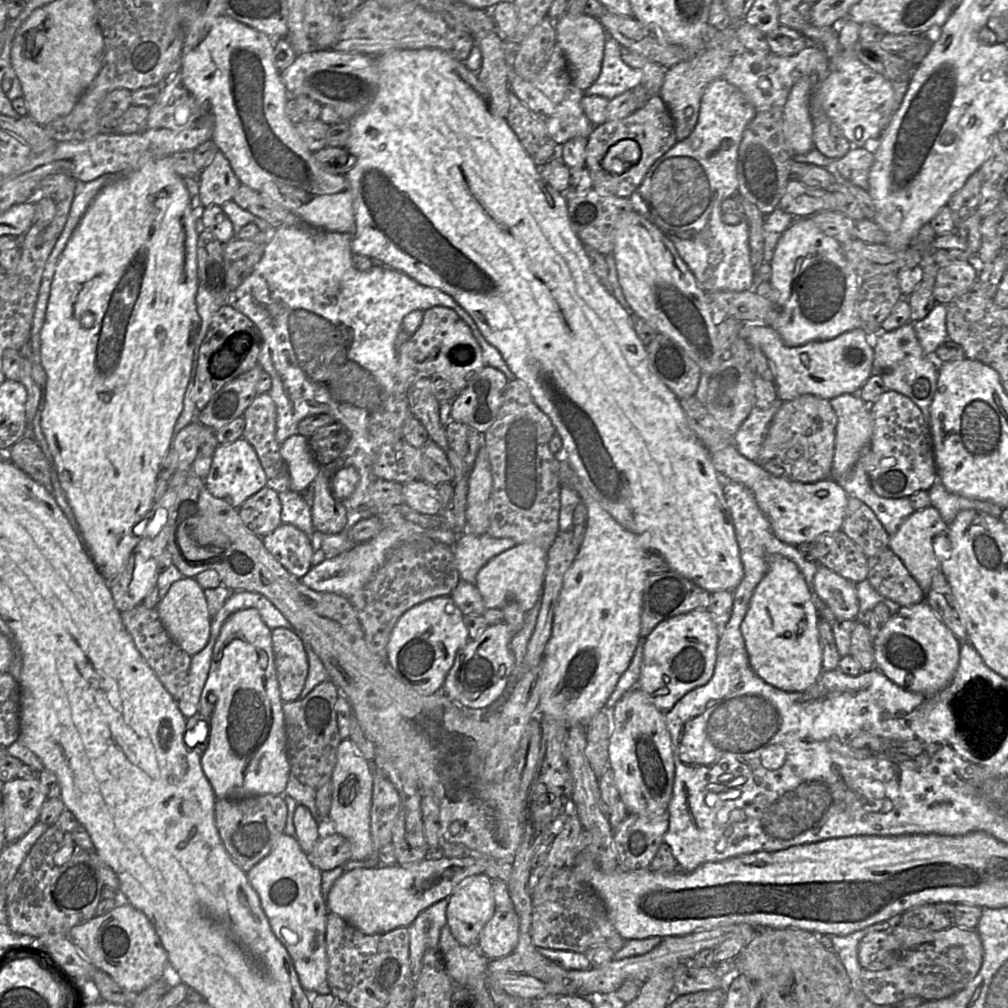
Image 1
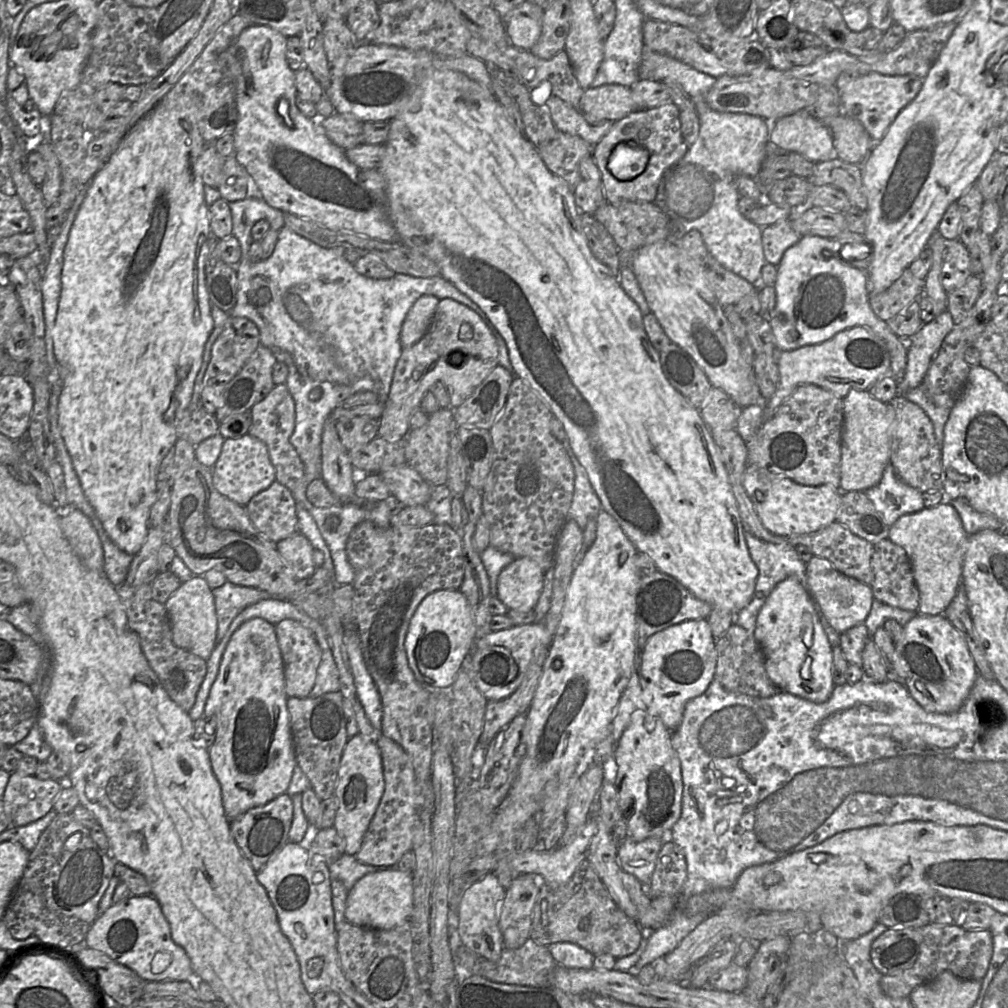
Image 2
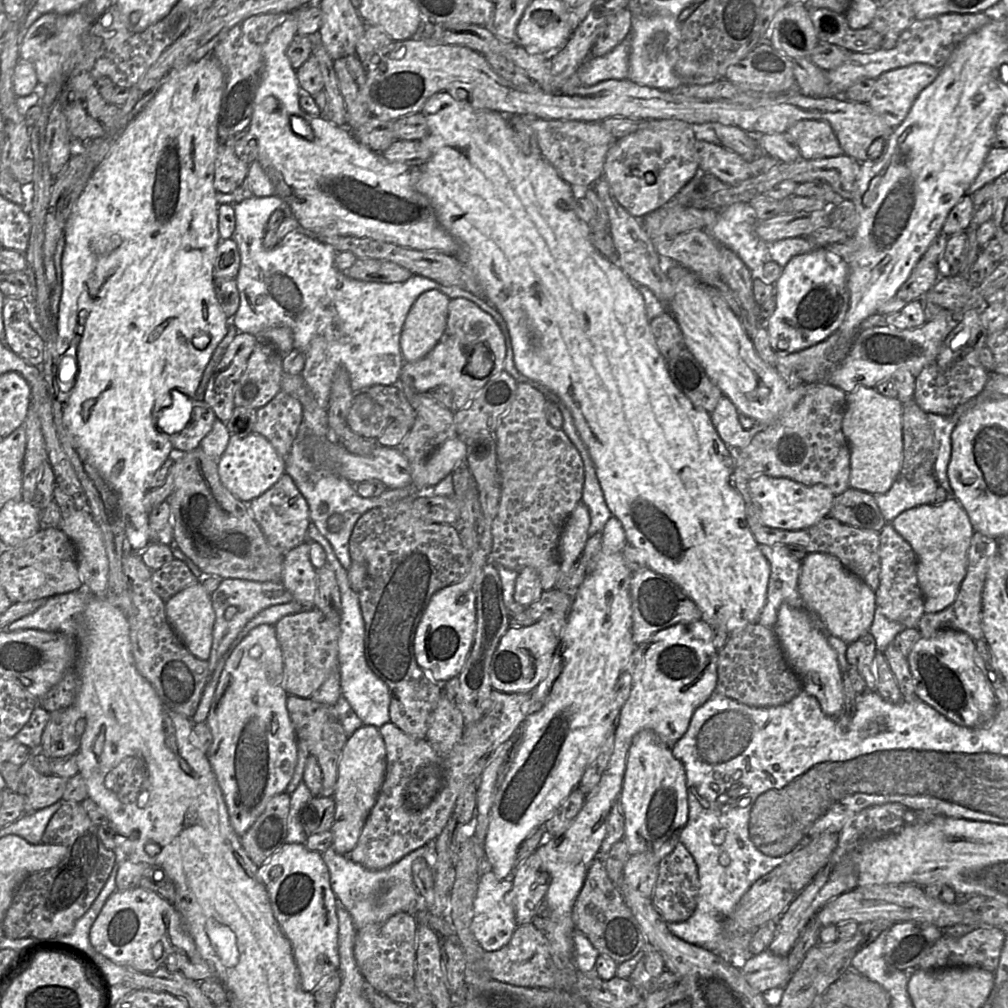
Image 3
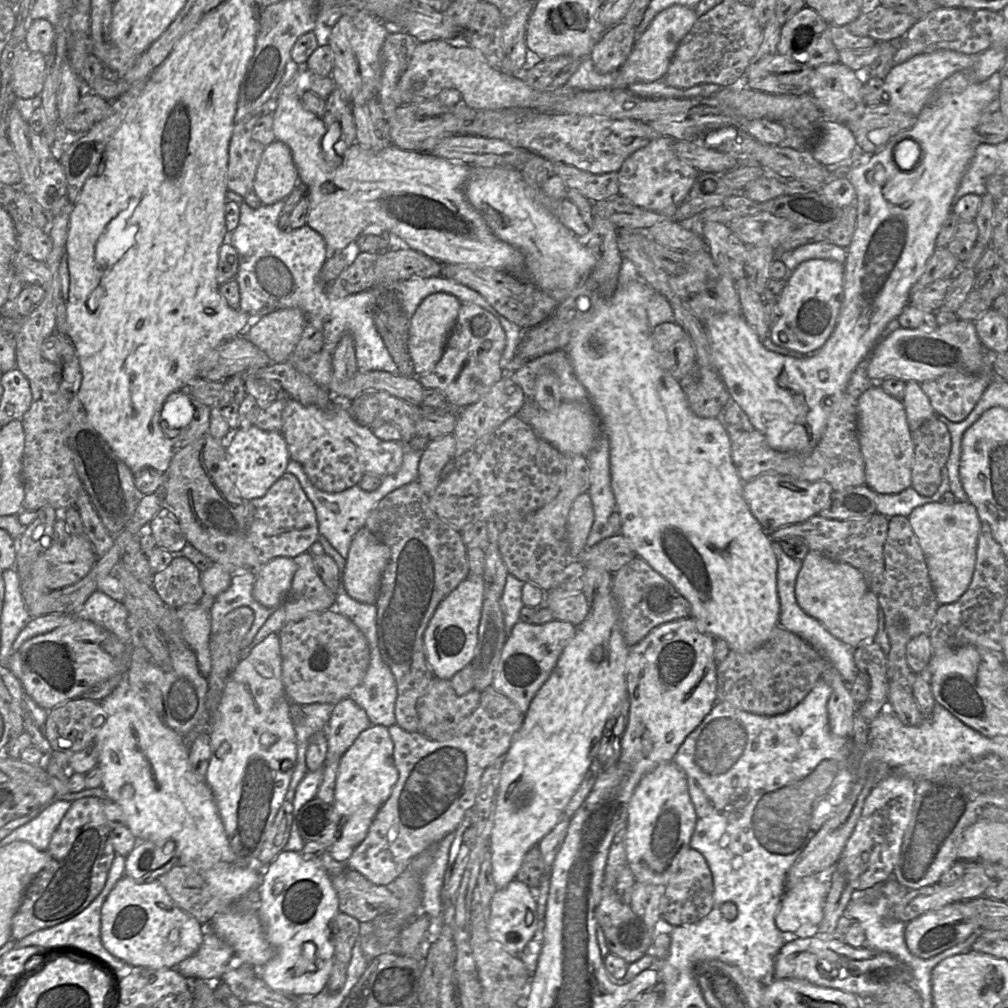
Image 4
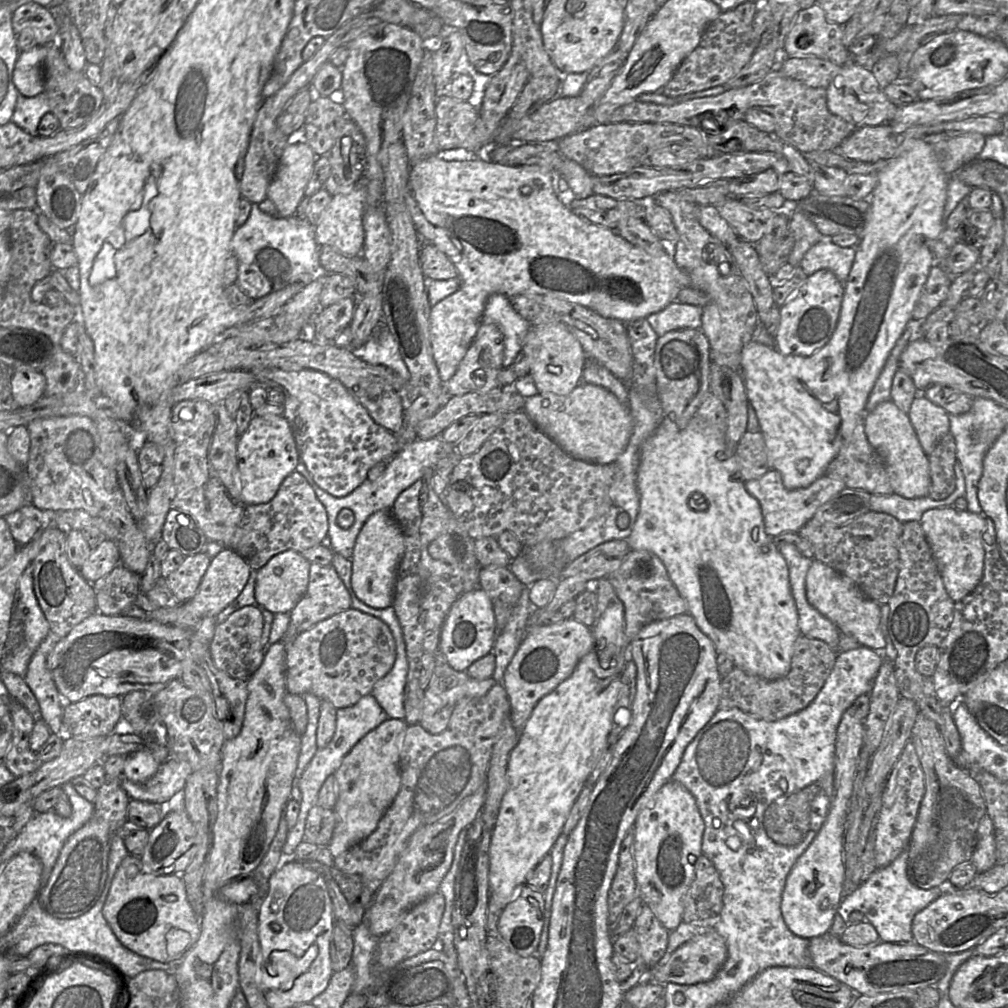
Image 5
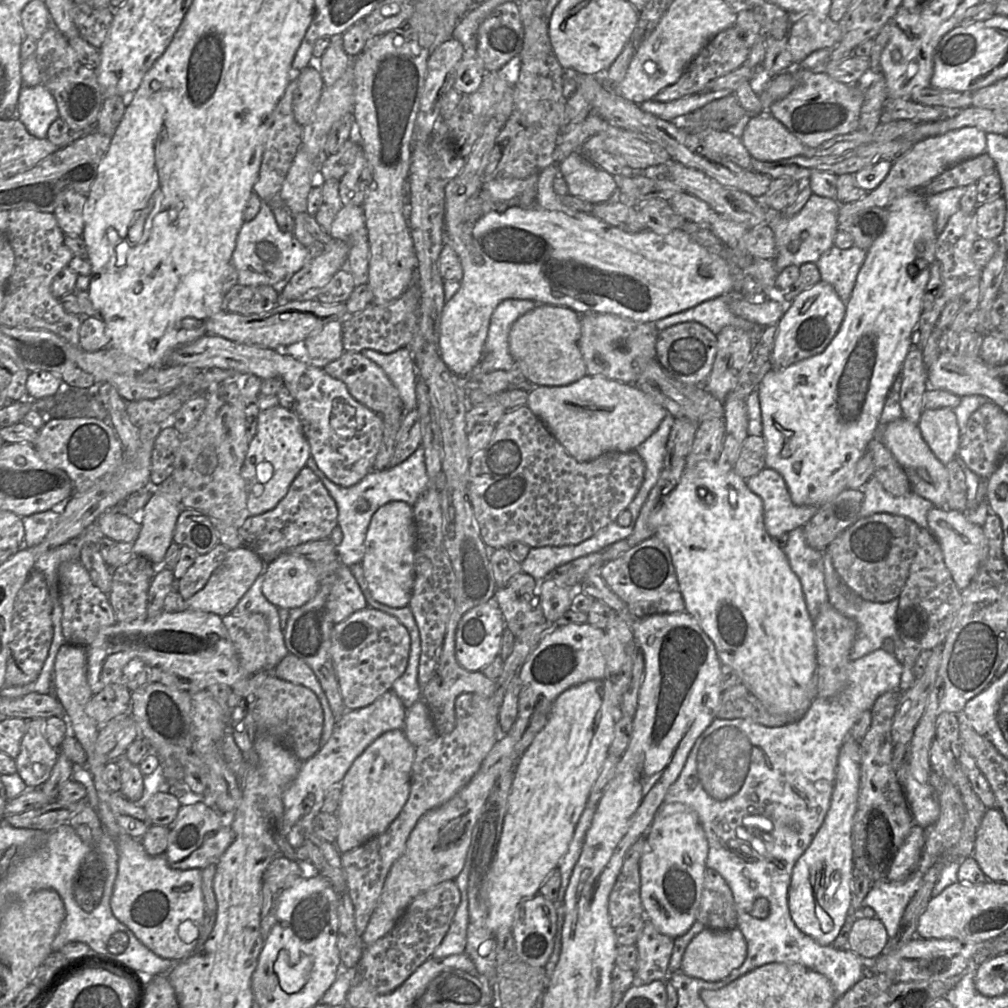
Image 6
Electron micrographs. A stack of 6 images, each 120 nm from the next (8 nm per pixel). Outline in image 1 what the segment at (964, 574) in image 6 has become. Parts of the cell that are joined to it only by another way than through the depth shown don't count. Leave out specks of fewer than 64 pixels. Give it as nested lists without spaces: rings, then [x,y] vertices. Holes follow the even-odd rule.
[[[930,506],[914,512],[900,525],[896,533],[890,536],[889,548],[902,560],[925,595],[931,588],[934,573],[940,570],[941,565],[933,549],[933,540],[939,535],[946,534],[947,529],[948,524],[942,519],[939,511]]]

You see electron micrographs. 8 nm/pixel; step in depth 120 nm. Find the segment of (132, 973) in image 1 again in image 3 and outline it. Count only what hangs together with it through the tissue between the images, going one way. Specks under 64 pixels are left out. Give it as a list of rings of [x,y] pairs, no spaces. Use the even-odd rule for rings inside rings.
[[[141,886],[124,891],[116,889],[92,925],[89,937],[97,952],[117,964],[130,966],[140,972],[153,973],[165,969],[197,982],[218,980],[215,970],[201,956],[193,938],[186,931],[174,904]]]

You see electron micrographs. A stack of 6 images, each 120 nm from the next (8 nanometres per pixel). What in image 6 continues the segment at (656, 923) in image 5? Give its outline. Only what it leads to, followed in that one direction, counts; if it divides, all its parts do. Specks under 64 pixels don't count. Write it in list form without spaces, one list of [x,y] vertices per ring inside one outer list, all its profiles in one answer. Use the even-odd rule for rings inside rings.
[[[646,920],[643,931],[636,942],[638,964],[635,984],[649,984],[669,979],[669,962],[674,939],[660,933],[653,923]]]

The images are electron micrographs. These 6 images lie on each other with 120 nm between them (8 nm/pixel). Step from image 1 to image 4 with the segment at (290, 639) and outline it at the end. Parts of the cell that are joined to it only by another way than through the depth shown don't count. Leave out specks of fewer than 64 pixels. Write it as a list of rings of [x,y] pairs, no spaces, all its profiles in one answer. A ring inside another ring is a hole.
[[[328,609],[322,612],[317,612],[305,617],[297,622],[288,622],[279,631],[279,637],[281,642],[281,656],[282,656],[282,680],[286,695],[290,699],[291,703],[297,703],[300,705],[311,703],[330,703],[336,705],[344,698],[350,698],[352,690],[360,684],[362,681],[369,663],[370,663],[370,646],[367,638],[362,631],[346,616],[342,615],[335,609]]]

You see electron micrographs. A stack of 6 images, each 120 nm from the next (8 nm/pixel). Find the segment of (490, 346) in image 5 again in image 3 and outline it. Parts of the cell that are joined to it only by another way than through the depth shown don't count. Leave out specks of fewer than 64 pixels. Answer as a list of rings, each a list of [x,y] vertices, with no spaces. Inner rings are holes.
[[[451,299],[448,304],[446,329],[436,346],[422,359],[403,364],[401,375],[411,379],[411,385],[417,393],[427,393],[437,386],[447,386],[453,395],[453,411],[461,410],[480,392],[494,376],[504,371],[506,344],[503,333],[491,315],[480,309],[475,303],[464,299]],[[479,345],[488,348],[493,369],[483,378],[475,378],[467,372],[472,352]]]

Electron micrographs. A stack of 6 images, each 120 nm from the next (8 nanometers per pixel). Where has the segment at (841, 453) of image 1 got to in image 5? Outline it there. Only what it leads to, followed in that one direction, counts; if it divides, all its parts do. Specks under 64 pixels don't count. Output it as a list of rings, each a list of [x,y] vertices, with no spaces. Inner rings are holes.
[[[892,401],[879,403],[864,416],[864,430],[871,446],[882,457],[893,492],[906,497],[927,497],[930,489],[928,455],[924,452],[909,416]]]

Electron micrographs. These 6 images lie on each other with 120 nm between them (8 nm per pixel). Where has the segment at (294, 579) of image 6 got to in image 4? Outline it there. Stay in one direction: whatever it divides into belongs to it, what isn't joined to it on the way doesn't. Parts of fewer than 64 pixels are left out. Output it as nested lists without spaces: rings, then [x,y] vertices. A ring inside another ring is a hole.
[[[278,557],[270,560],[256,573],[253,597],[268,608],[283,606],[295,571],[293,558]]]

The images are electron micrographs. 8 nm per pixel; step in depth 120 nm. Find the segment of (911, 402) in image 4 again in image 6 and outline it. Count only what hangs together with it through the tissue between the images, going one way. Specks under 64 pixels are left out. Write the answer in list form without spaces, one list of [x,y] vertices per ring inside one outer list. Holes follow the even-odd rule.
[[[923,409],[917,426],[924,441],[944,465],[958,457],[960,431],[953,409]]]

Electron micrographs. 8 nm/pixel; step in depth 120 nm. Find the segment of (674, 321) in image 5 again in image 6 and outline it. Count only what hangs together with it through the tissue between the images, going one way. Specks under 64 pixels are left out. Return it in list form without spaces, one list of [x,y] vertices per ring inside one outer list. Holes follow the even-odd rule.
[[[729,292],[722,296],[706,300],[692,308],[669,315],[654,322],[658,331],[682,322],[698,322],[717,335],[724,327],[732,326],[751,331],[754,323],[735,315],[730,307],[731,298],[745,299],[746,295]]]

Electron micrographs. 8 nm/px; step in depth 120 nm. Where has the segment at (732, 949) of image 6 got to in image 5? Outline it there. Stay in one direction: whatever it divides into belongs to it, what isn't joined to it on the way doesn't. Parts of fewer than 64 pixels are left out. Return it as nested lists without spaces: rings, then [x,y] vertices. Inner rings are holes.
[[[709,930],[679,947],[663,967],[651,968],[643,981],[666,985],[694,985],[712,980],[727,959],[727,946],[724,938],[715,930]]]

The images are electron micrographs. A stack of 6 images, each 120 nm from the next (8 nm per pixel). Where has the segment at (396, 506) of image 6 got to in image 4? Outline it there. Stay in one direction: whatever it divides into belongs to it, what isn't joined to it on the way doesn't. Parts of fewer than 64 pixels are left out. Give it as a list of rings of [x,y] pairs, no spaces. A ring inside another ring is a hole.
[[[362,527],[353,539],[346,559],[344,584],[348,594],[359,602],[375,604],[389,558],[389,548]]]

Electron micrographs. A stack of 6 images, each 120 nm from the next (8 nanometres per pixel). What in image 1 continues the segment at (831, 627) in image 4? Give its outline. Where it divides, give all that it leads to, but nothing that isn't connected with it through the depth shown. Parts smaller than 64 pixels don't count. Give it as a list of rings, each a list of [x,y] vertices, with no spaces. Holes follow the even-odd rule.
[[[823,565],[818,566],[813,579],[817,596],[838,620],[856,619],[859,612],[856,584]]]

